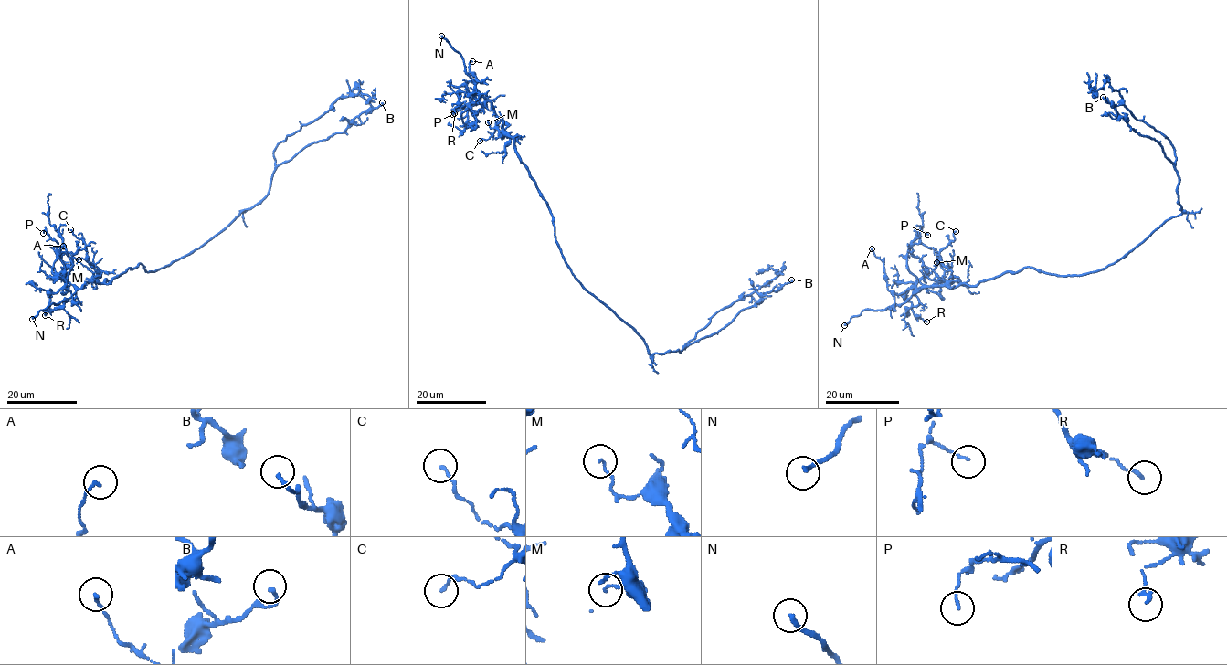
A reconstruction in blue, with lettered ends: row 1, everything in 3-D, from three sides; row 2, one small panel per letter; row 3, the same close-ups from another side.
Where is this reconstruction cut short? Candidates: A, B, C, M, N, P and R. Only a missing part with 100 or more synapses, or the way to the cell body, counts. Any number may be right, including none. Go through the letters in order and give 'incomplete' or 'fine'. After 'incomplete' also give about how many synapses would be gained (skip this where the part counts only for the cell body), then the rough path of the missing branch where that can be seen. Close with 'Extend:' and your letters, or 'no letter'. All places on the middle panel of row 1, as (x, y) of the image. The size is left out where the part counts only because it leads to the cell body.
A: fine
B: fine
C: fine
M: fine
N: incomplete
P: fine
R: fine
Extend: N

